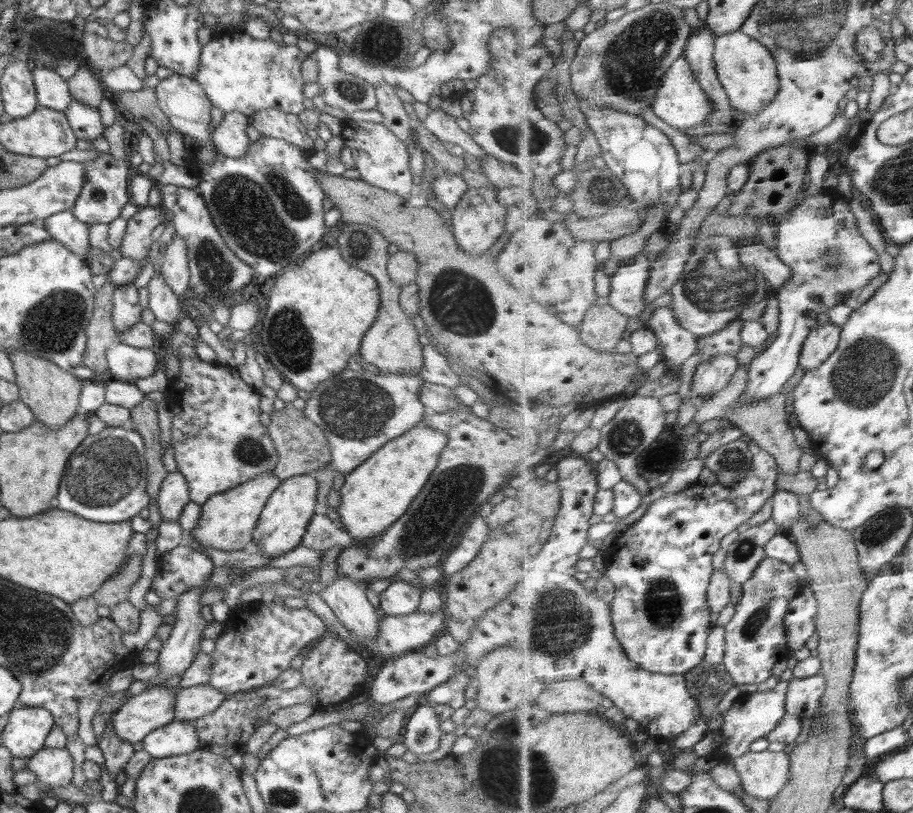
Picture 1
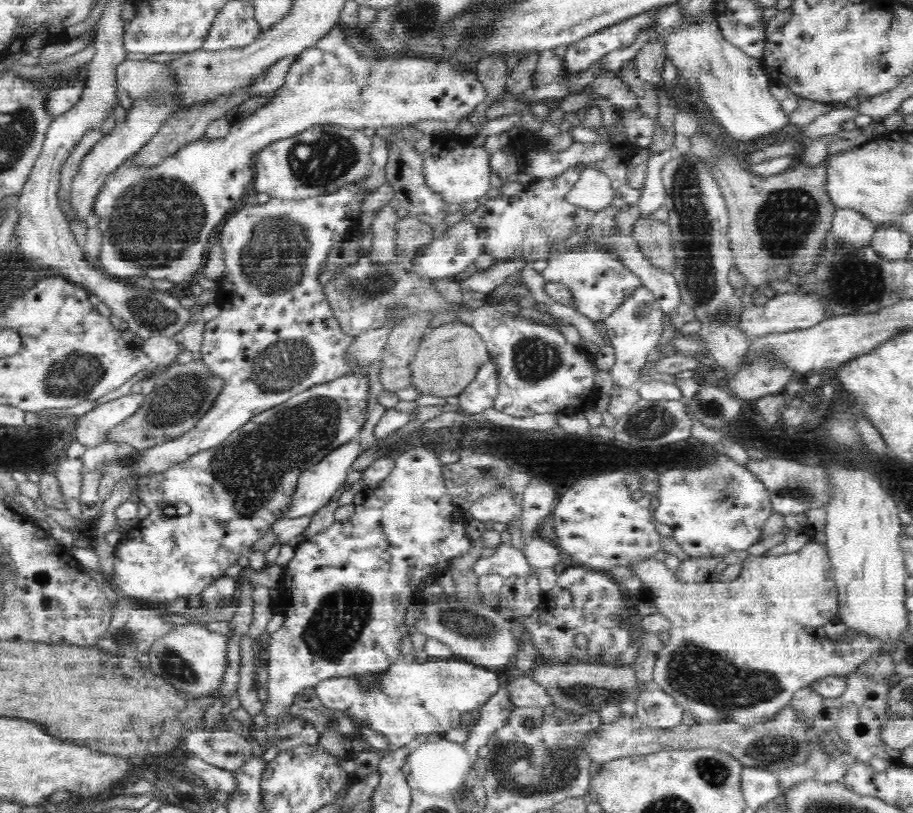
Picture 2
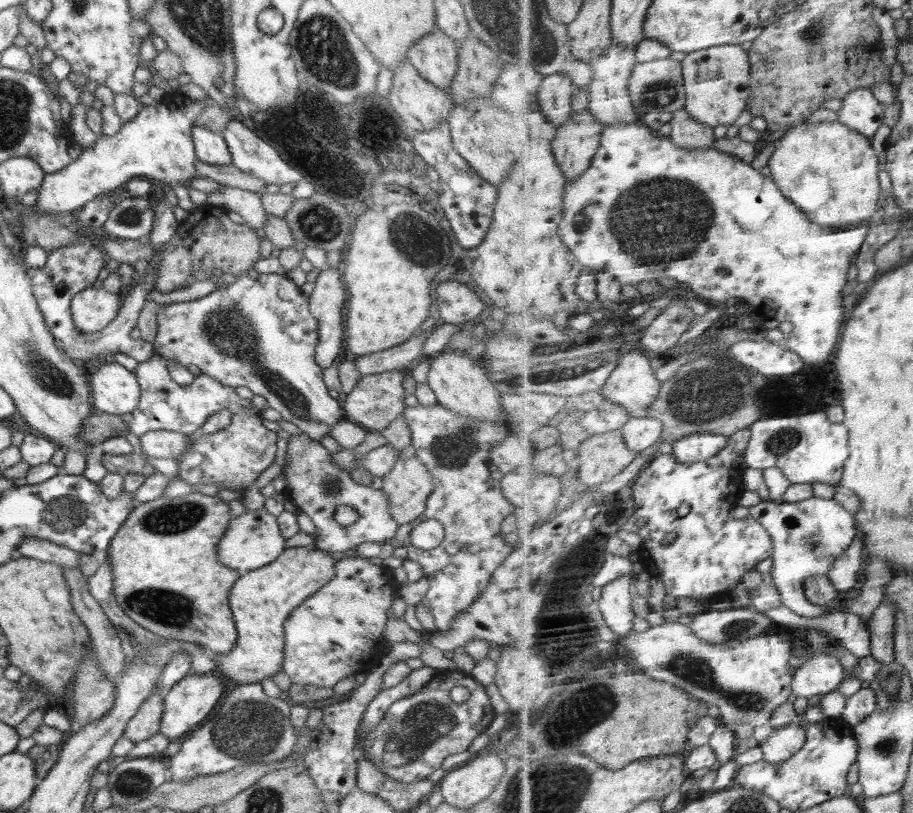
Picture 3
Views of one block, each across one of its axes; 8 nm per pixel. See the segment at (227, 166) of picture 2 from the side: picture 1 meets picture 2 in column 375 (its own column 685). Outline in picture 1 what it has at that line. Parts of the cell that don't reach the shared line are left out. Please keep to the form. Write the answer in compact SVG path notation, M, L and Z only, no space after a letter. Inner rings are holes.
M685 56L678 58L670 66L670 70L666 72L653 108L658 117L678 129L687 129L692 128L692 126L697 127L706 124L706 122L710 122L712 114L716 112L712 97L698 82L696 73Z

